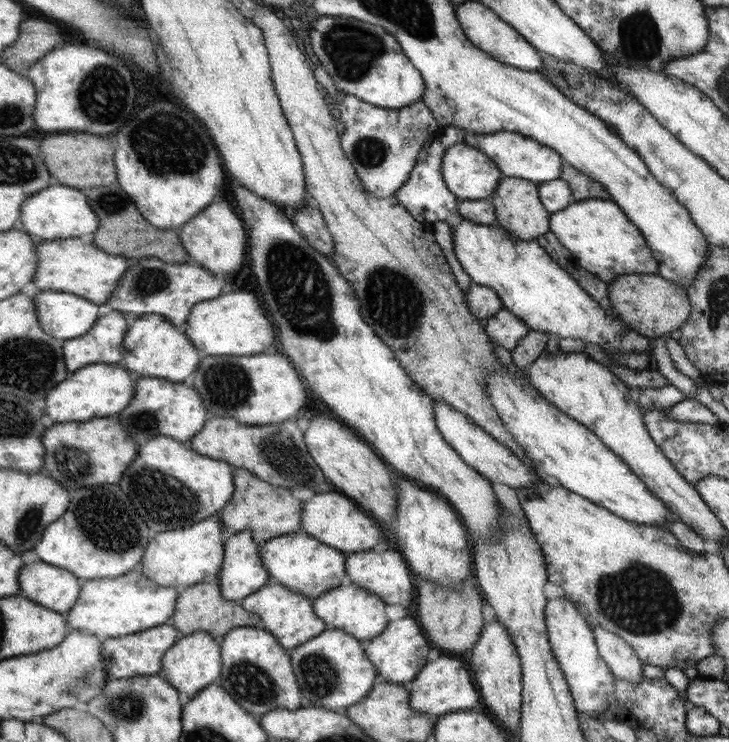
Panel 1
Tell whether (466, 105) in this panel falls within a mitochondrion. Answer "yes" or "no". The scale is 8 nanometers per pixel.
no

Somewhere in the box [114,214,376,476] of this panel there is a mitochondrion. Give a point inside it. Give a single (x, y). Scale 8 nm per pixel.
(299, 284)

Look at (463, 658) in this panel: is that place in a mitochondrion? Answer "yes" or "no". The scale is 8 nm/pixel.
no

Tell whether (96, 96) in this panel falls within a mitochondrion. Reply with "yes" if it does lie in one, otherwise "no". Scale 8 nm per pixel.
yes

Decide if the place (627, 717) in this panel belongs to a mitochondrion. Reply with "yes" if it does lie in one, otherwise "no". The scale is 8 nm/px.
no

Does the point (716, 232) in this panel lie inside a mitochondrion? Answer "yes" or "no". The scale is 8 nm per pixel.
no

